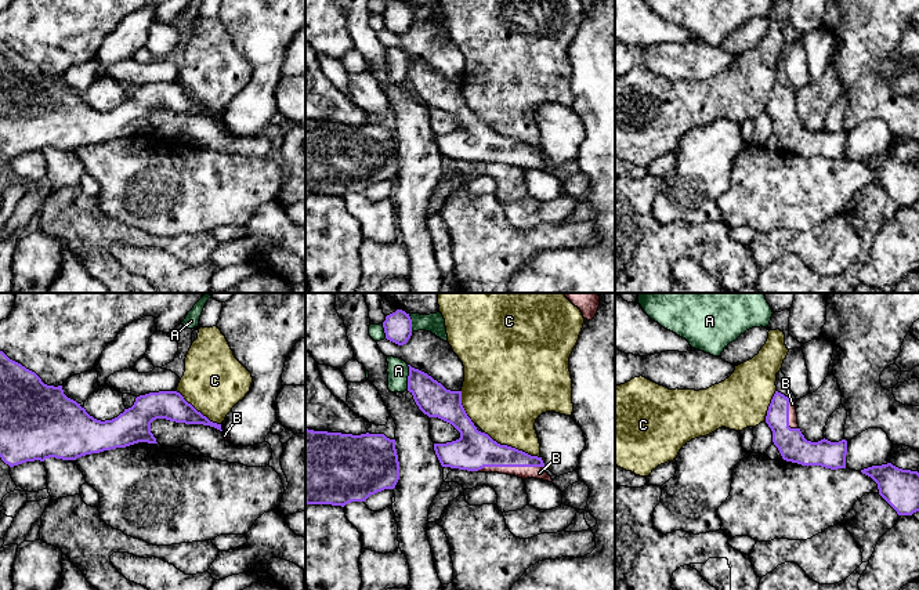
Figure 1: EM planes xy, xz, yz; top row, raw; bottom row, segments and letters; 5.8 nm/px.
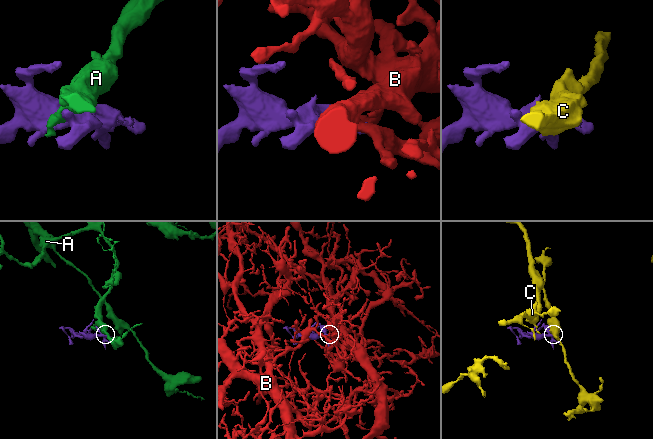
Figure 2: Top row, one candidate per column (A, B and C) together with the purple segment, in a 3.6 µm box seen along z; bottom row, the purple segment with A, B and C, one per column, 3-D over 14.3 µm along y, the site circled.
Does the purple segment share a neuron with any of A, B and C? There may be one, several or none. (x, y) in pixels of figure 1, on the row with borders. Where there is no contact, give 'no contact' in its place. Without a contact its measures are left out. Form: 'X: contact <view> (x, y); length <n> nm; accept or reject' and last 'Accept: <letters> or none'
A: contact xz (408, 377); length 150 nm; reject
B: contact xz (510, 466); length 400 nm; accept
C: contact xz (510, 446); length 360 nm; reject
Accept: B

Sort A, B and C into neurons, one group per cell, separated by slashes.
A / B / C

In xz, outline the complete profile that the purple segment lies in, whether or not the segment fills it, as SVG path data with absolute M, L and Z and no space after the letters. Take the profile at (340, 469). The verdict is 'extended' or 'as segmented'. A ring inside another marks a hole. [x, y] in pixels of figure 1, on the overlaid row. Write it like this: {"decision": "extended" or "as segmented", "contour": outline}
{"decision": "as segmented", "contour": "M305 428L305 503L341 506L394 489L399 479L395 439Z"}

